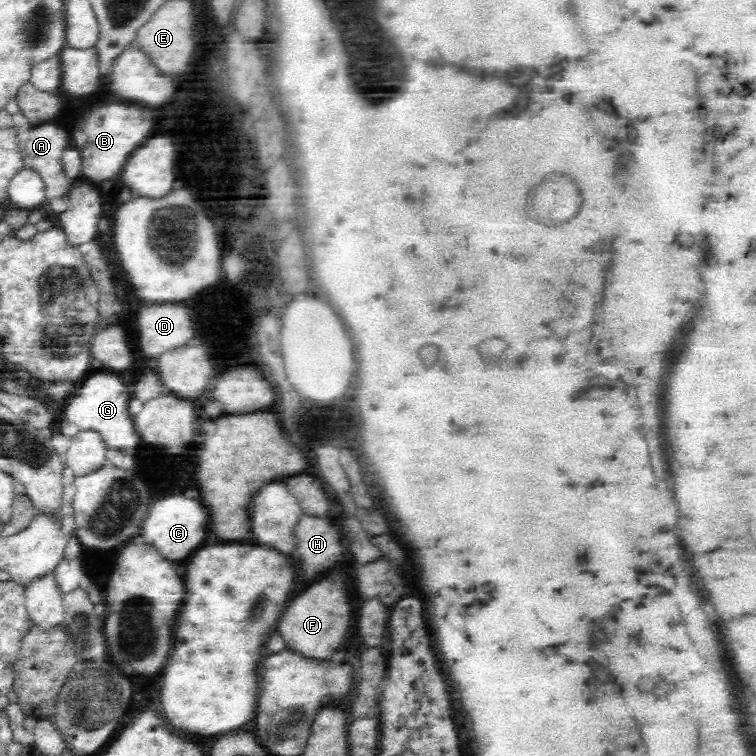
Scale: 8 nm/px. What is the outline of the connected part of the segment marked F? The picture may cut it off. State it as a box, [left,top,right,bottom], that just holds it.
[276,574,356,662]

